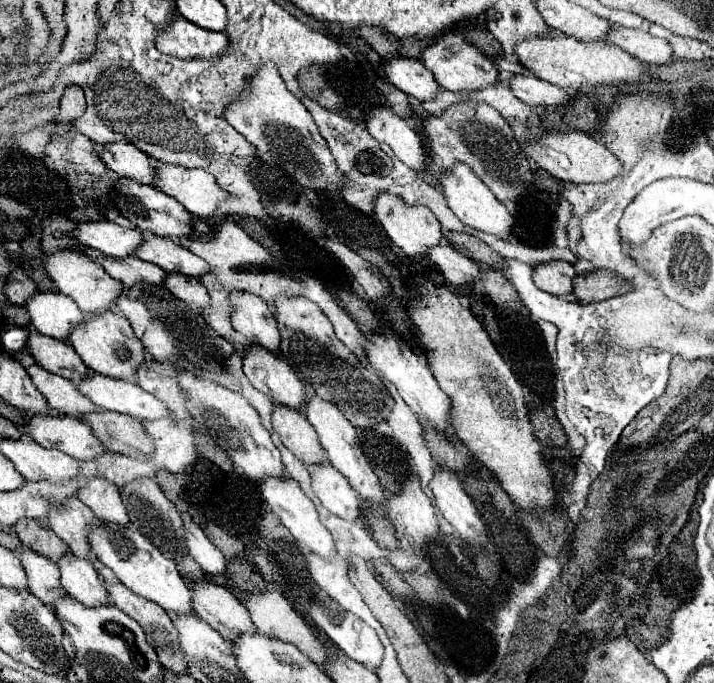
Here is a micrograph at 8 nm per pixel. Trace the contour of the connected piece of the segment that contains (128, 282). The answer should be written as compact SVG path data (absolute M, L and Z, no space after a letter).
M99 257L99 263L113 279L121 281L125 289L131 289L141 283L165 285L167 279L167 273L163 273L157 265L141 261L139 257L125 257L123 261L113 257Z

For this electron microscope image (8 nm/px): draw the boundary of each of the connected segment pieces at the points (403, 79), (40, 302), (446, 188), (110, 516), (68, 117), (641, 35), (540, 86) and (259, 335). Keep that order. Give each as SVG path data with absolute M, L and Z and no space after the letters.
M387 59L385 73L397 89L419 101L431 101L441 89L435 75L417 59Z
M37 293L29 303L27 311L31 315L33 327L47 337L59 341L69 341L73 329L85 323L81 309L63 293Z
M455 165L455 169L451 173L441 175L439 179L441 183L441 191L451 207L451 211L469 227L479 229L483 233L495 235L503 241L509 241L513 237L513 225L515 225L515 217L507 211L507 207L493 195L493 191L465 165Z
M91 479L81 491L79 499L103 521L119 527L129 525L127 509L121 501L119 489L107 479Z
M77 87L65 89L65 95L61 97L61 113L59 123L73 123L85 113L85 97L83 91Z
M615 27L611 31L611 43L621 47L623 51L631 53L633 57L641 59L643 63L649 65L671 65L675 61L673 57L673 47L665 39L651 37L645 31L637 29L625 29L625 27Z
M515 75L509 83L509 87L513 89L513 93L527 105L535 105L535 107L559 107L559 105L569 105L573 101L573 95L569 95L567 91L549 85L537 77L531 75Z
M233 293L231 303L237 307L233 313L233 327L245 335L249 343L257 343L271 353L281 353L281 333L273 311L259 297L249 293Z

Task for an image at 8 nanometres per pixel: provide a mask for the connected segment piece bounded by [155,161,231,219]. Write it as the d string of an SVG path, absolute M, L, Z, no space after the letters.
M155 161L155 169L155 187L175 197L191 215L197 215L199 219L211 219L219 205L231 197L215 183L215 177L203 169L181 169L159 161Z

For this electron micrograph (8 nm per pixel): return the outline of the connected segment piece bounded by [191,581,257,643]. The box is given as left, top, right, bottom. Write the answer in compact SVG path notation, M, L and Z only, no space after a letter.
M203 581L195 583L191 591L197 615L215 631L219 631L225 641L233 643L235 637L239 639L245 633L257 633L249 611L229 589Z

